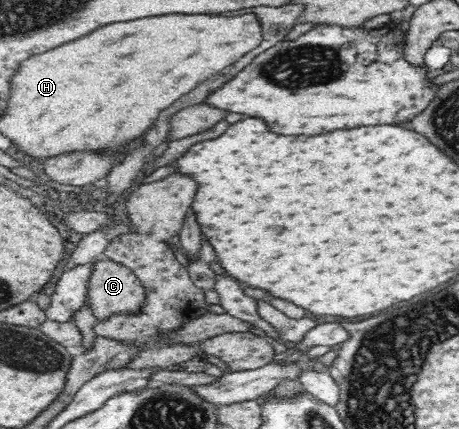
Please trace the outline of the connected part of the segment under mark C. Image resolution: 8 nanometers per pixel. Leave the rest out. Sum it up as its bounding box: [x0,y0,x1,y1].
[87,256,146,320]

